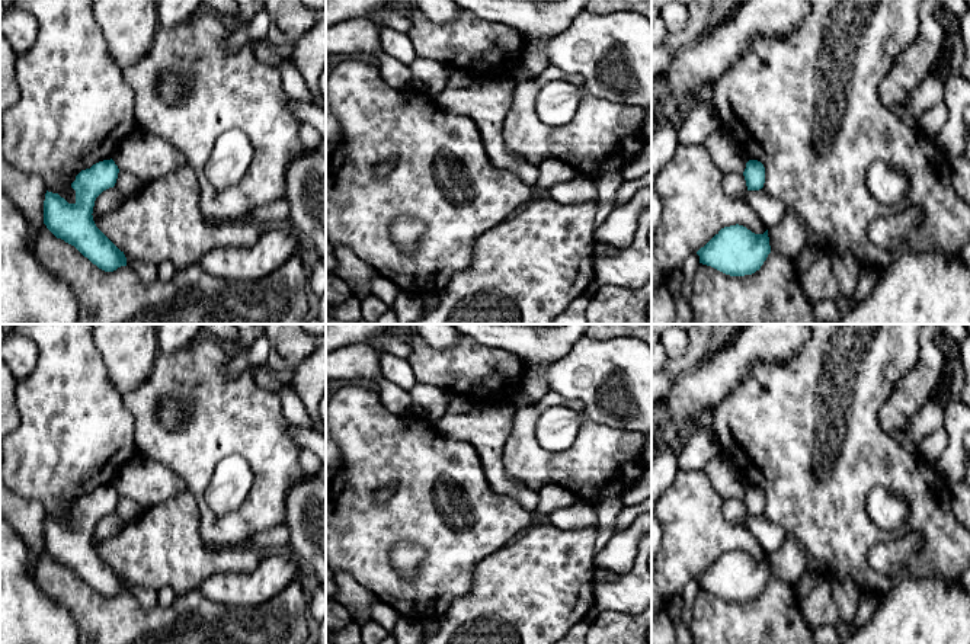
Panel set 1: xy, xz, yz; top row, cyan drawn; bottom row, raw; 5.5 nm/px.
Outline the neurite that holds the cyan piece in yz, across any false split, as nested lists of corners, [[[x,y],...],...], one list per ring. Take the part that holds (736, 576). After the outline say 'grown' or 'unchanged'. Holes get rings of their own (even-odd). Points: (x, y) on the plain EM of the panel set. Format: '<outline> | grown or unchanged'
[[[743,551],[721,554],[697,580],[700,589],[730,602],[752,600],[771,579],[768,555],[755,560]]] | unchanged

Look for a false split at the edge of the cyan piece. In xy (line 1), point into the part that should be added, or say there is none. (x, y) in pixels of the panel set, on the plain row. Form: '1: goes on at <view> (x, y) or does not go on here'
1: does not go on here

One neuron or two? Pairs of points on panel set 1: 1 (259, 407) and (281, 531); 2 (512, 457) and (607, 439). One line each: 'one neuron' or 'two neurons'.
1: two neurons
2: one neuron

